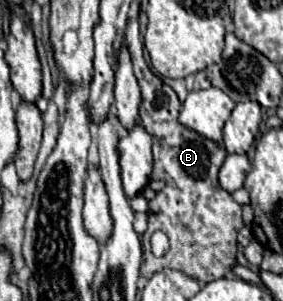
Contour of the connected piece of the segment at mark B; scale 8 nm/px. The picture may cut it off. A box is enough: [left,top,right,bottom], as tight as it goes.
[125,19,241,283]

